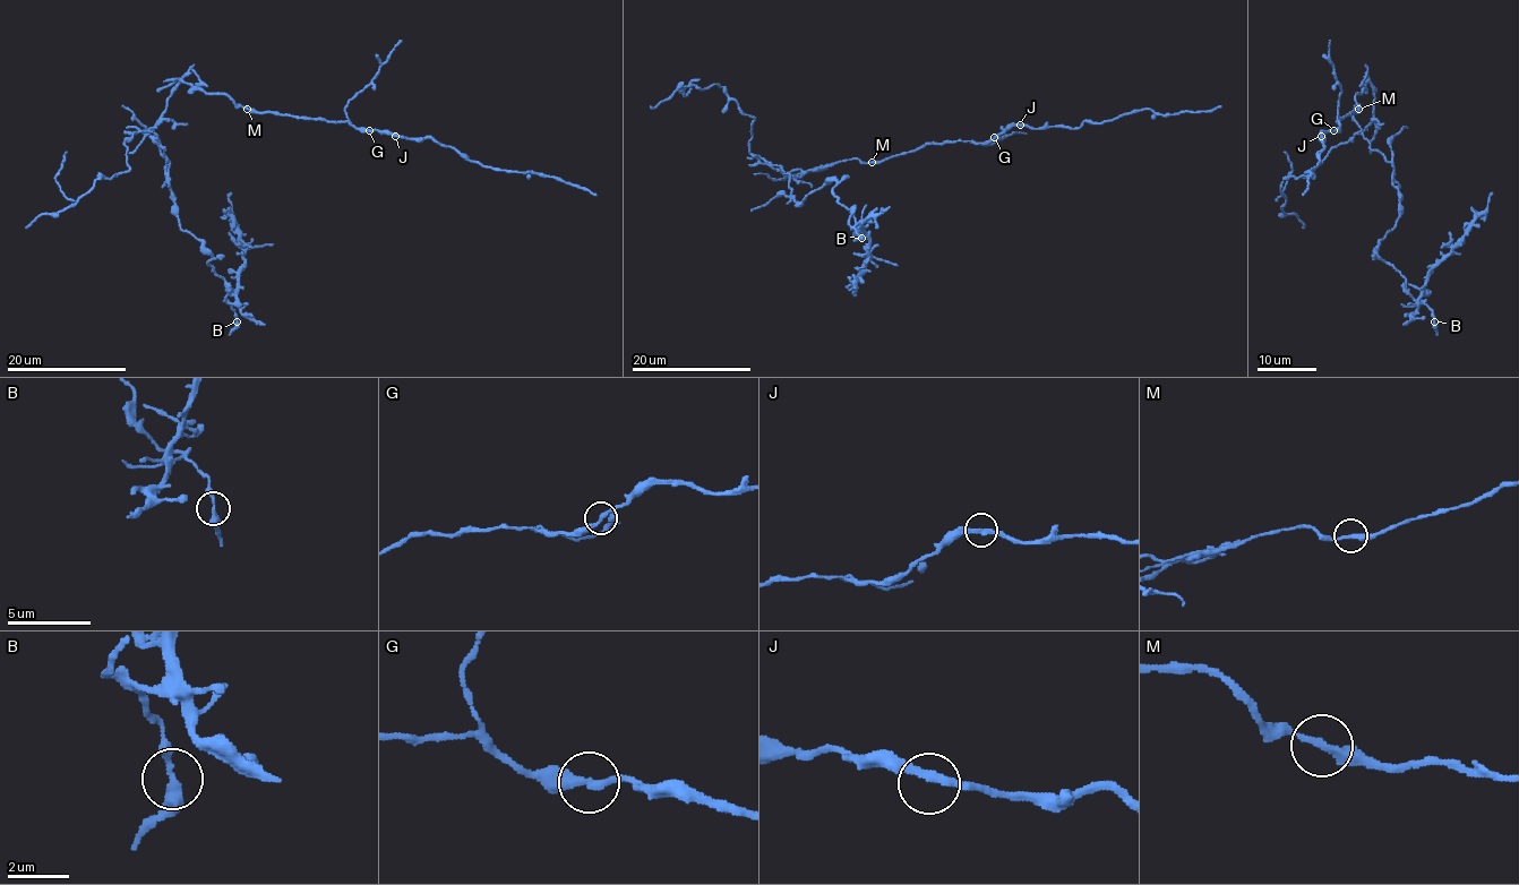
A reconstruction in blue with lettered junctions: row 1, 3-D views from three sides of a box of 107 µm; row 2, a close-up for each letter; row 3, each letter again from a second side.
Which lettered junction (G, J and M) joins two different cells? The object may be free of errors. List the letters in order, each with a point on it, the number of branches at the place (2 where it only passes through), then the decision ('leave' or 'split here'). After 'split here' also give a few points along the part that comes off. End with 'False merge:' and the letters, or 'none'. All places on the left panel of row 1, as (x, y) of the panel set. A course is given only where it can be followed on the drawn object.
G: (369, 130) | 2 | leave
J: (395, 136) | 2 | leave
M: (247, 109) | 2 | split here | (247, 108), (180, 82), (147, 130), (165, 149), (179, 225), (209, 254), (233, 303), (245, 243), (231, 192)
False merge: M

